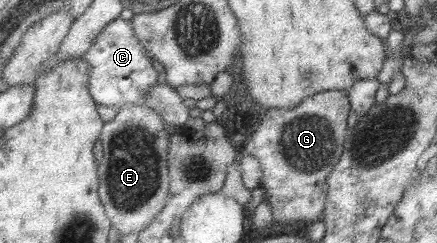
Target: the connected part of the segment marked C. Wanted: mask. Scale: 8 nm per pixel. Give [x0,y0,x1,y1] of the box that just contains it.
[82,19,159,107]

